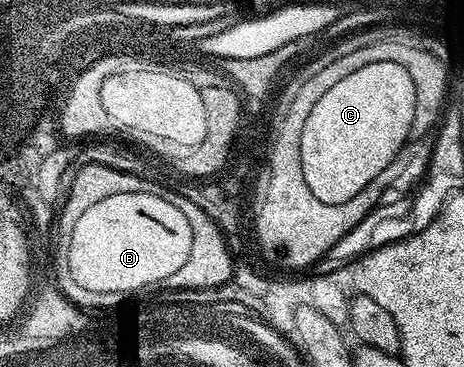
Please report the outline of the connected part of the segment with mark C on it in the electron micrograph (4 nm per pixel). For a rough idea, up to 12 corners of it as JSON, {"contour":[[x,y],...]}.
{"contour":[[369,61],[315,102],[307,189],[351,201],[410,142],[415,85]]}

